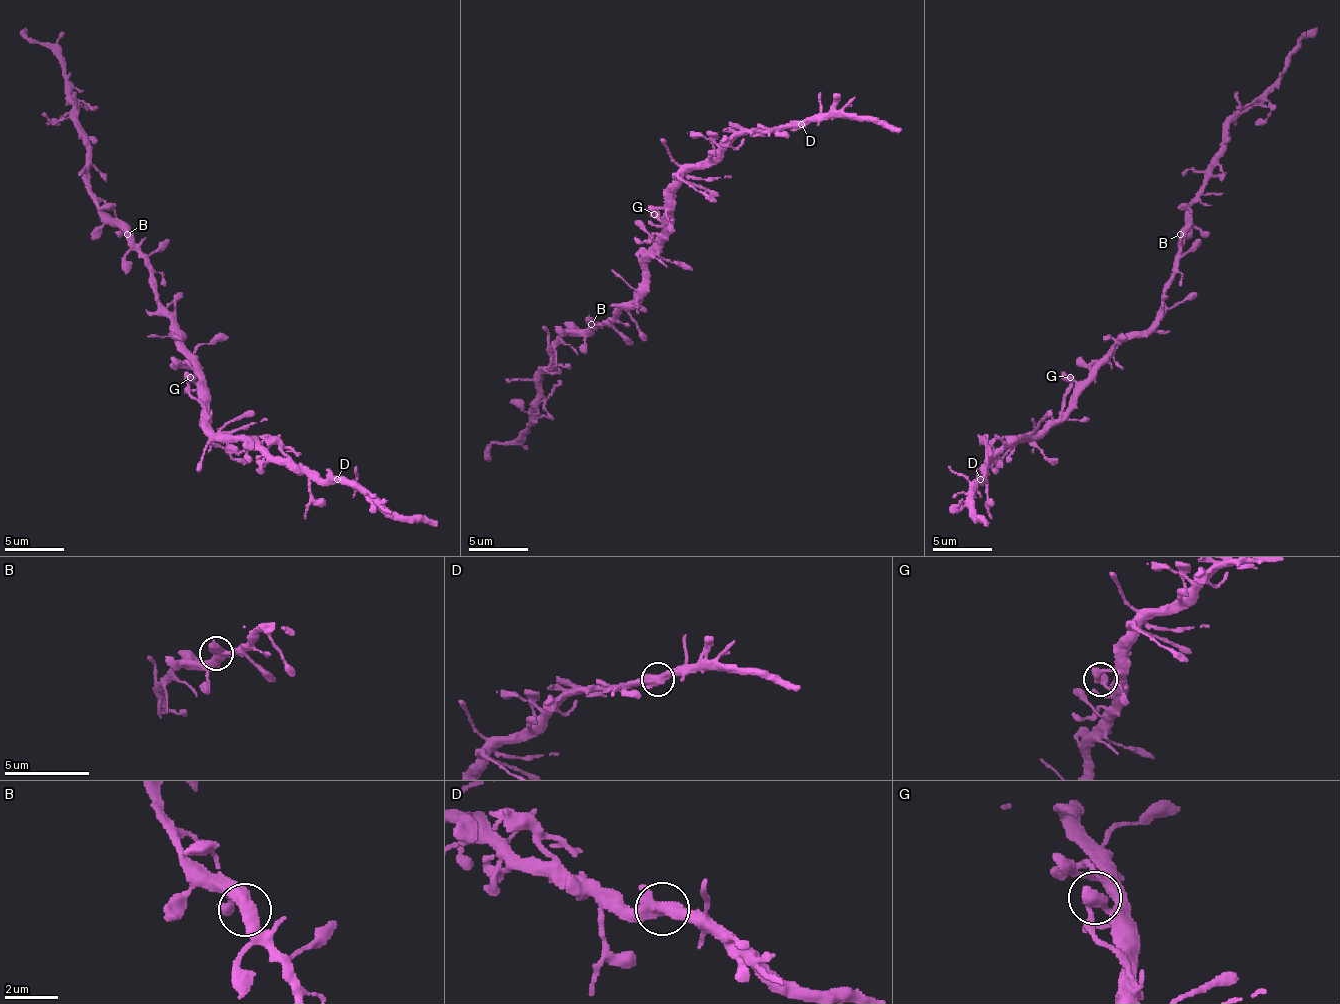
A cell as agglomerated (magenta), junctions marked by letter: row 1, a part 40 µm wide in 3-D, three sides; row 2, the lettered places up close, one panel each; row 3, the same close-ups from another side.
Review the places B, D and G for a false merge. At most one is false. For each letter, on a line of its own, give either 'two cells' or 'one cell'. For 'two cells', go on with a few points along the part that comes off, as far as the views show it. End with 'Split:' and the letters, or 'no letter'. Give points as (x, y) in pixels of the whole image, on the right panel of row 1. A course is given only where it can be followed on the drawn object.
B: one cell
D: one cell
G: one cell
Split: no letter

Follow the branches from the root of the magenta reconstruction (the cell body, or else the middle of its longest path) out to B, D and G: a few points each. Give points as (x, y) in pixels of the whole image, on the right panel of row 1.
B: (1138, 332), (1144, 332), (1150, 326), (1162, 306), (1165, 285), (1174, 273), (1174, 255), (1180, 249), (1180, 234)
D: (1138, 332), (1133, 332), (1115, 350), (1055, 419), (1037, 434), (1016, 437), (986, 467), (986, 473), (980, 478)
G: (1138, 332), (1133, 332), (1085, 380), (1070, 377)

